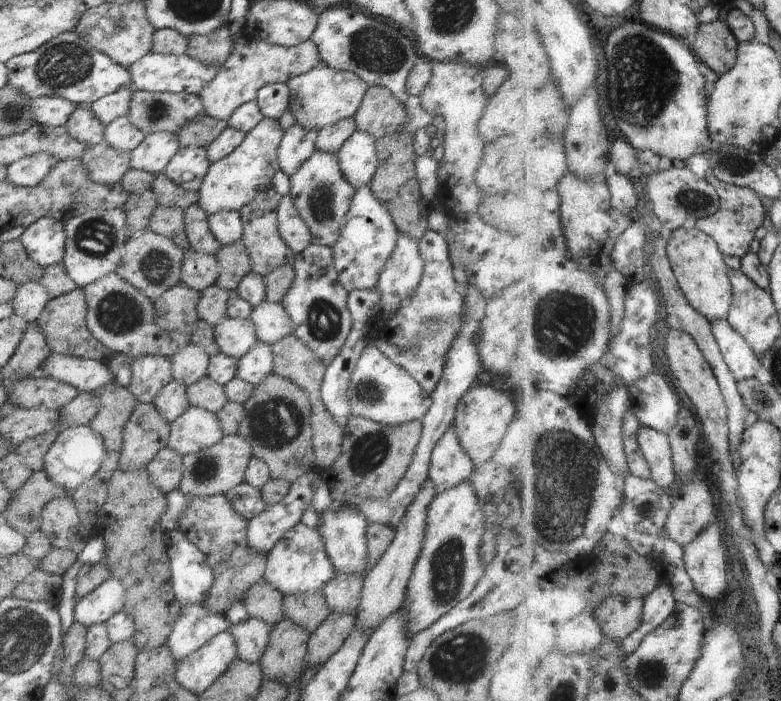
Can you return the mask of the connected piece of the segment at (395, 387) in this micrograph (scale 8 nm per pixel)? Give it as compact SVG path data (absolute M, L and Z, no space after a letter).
M368 342L353 371L348 388L348 403L354 415L378 422L382 425L422 421L432 405L431 394L424 391L412 376L402 368L389 362Z

